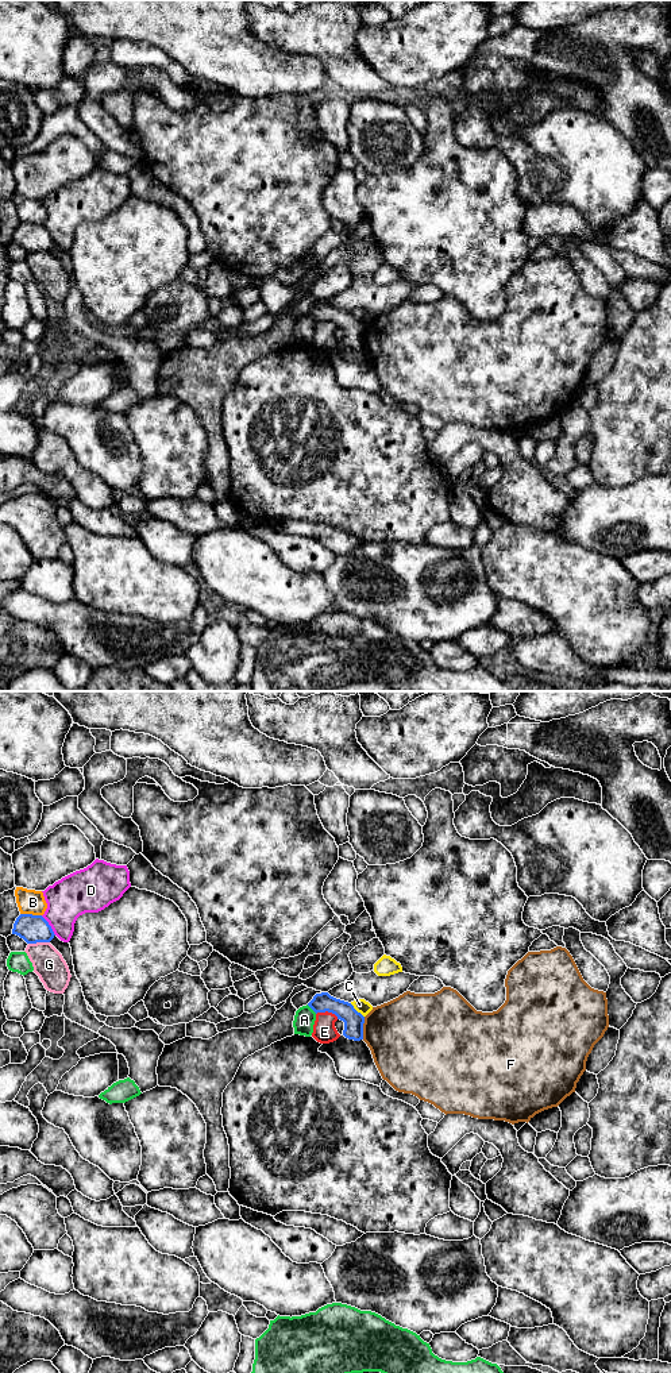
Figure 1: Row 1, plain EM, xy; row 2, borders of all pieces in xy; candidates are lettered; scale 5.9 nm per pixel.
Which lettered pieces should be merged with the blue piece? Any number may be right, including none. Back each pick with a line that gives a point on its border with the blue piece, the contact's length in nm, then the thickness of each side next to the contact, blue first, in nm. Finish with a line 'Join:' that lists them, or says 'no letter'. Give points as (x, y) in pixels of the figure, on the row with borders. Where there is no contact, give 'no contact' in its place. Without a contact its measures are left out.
Join: no letter

